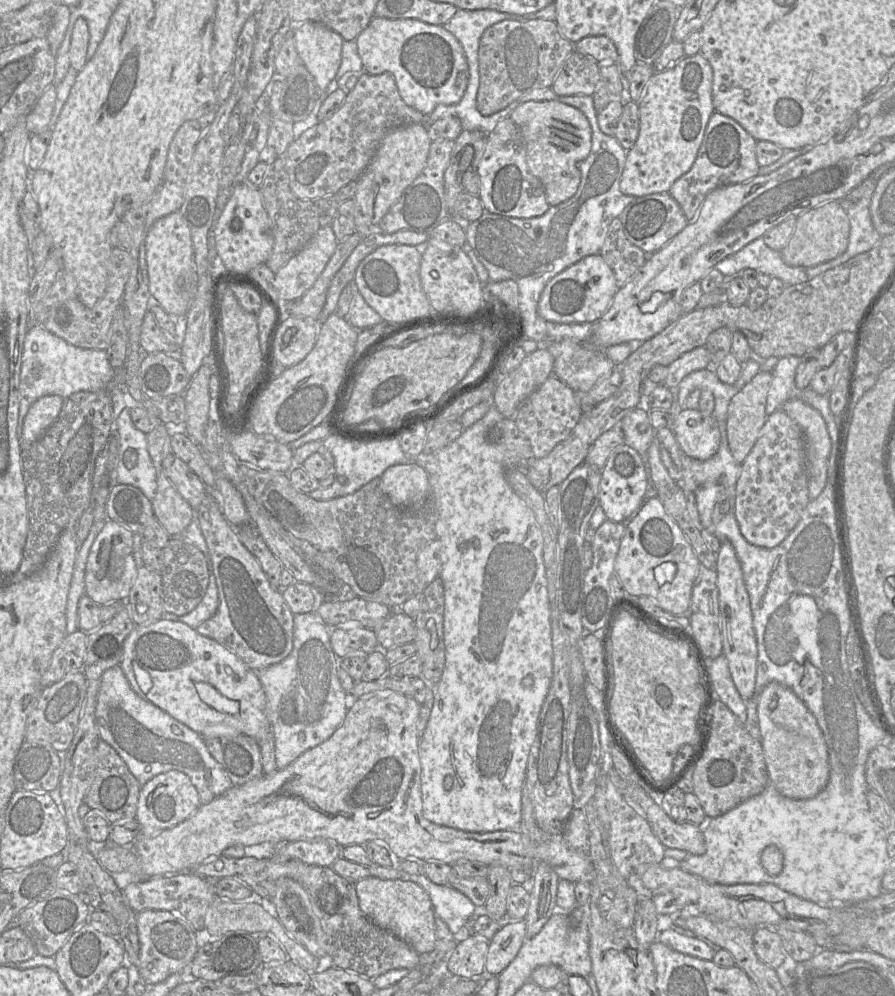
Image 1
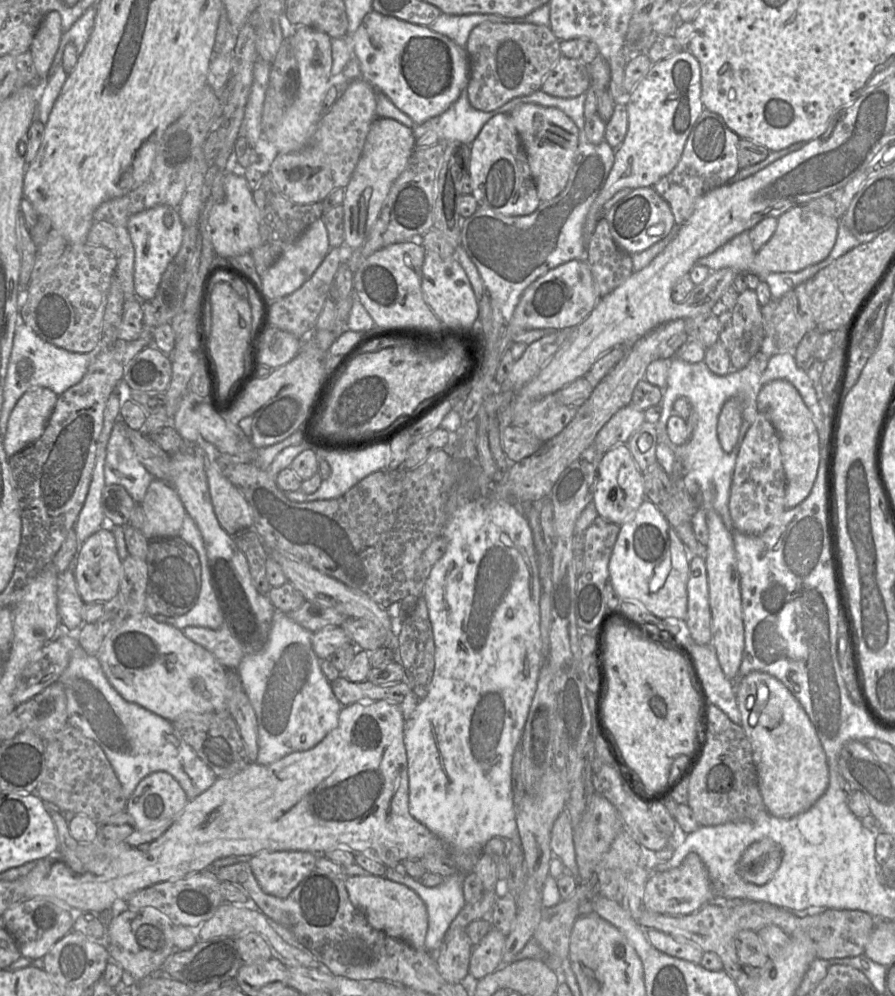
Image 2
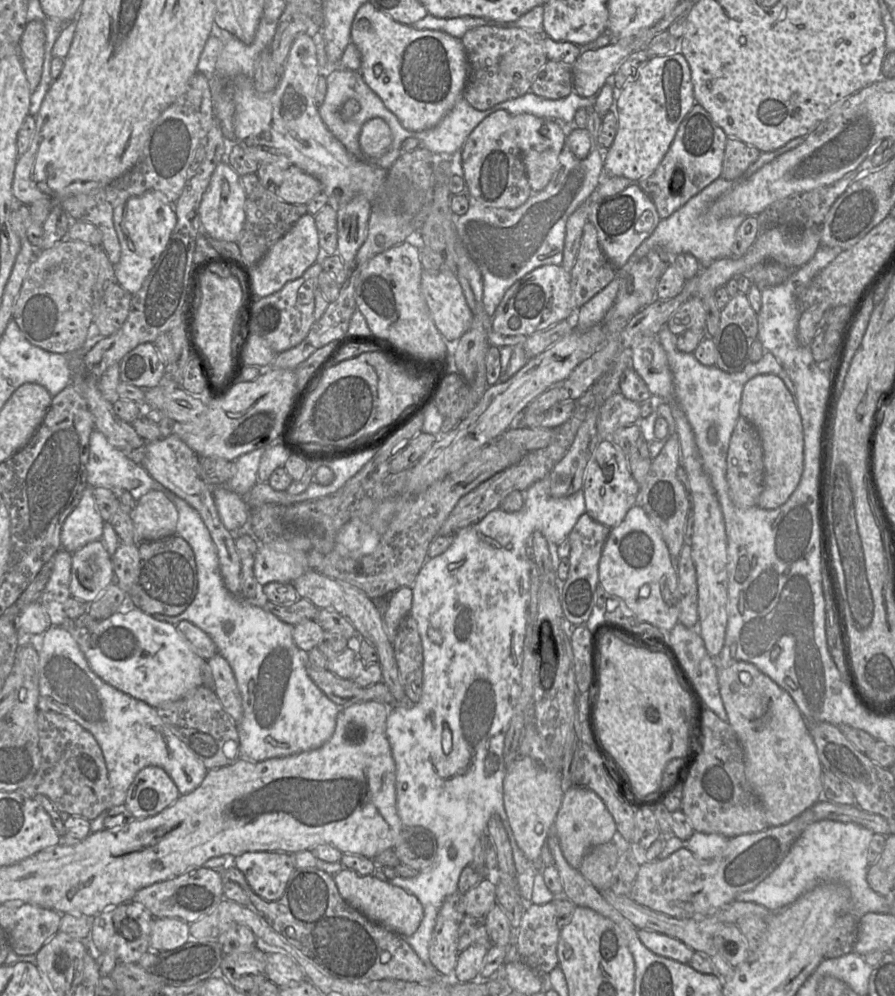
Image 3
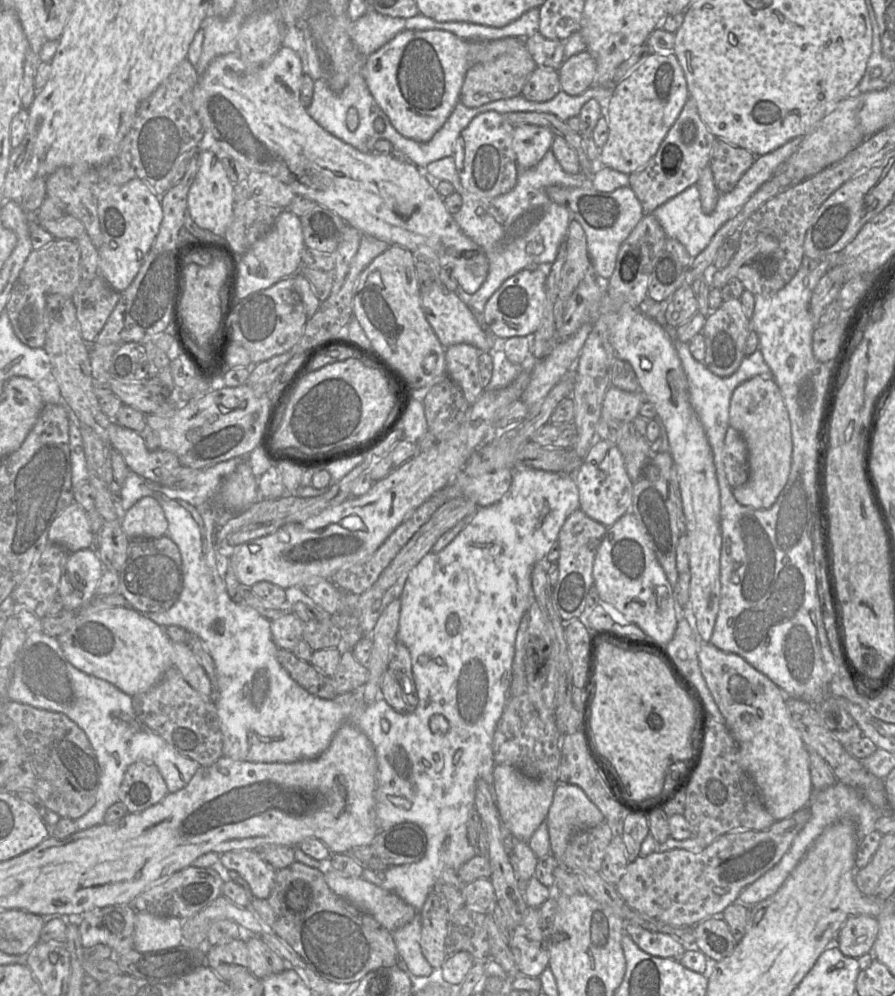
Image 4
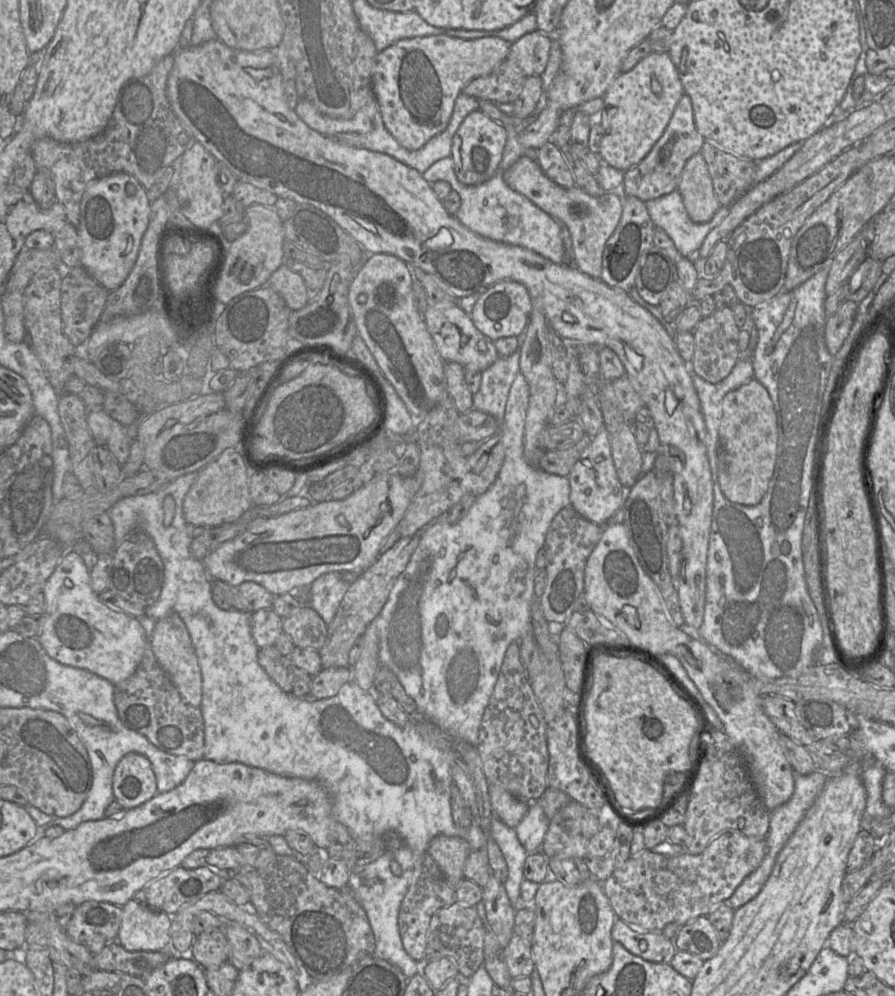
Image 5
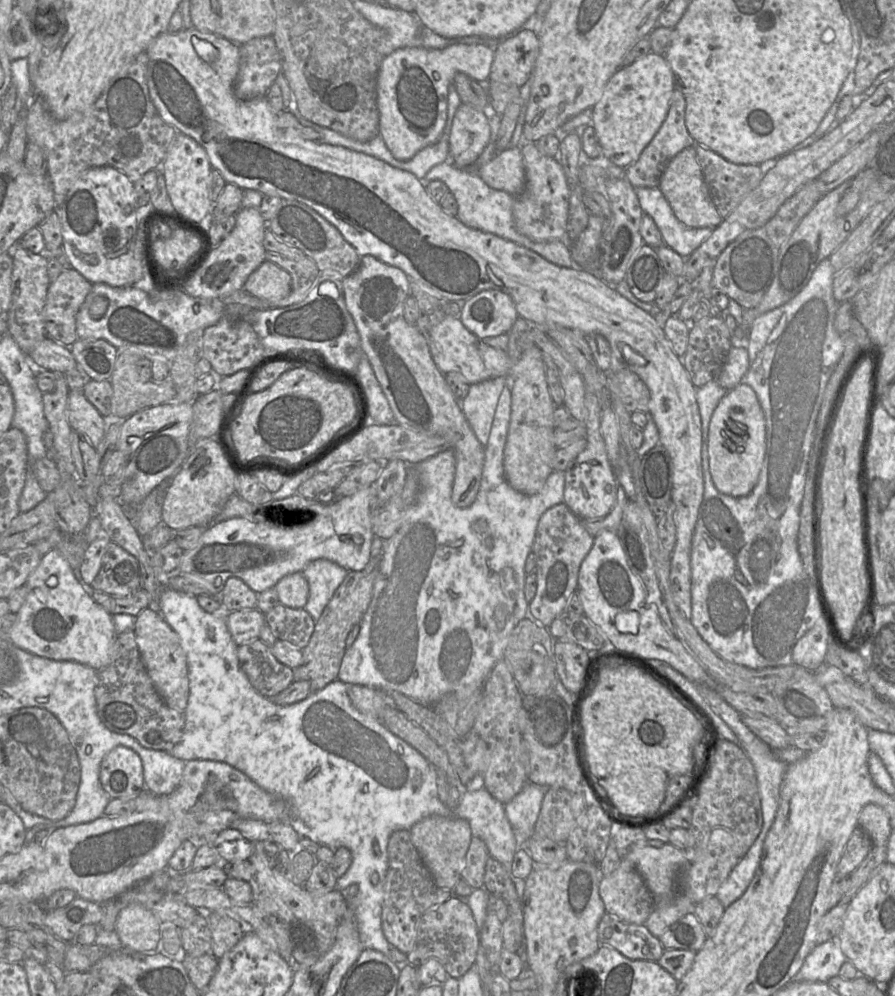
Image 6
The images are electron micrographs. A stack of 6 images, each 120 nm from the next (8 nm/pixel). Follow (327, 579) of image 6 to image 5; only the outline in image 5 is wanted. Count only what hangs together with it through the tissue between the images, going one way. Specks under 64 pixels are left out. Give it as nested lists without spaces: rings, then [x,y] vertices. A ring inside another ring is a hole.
[[[335,572],[321,575],[310,585],[309,605],[327,625],[333,621],[349,585],[341,573]]]

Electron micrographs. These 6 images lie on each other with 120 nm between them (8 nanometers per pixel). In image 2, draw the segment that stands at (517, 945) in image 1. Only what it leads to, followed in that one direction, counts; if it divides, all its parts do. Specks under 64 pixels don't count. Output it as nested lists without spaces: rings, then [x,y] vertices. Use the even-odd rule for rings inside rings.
[[[492,928],[474,945],[469,962],[469,975],[479,980],[502,966],[502,951],[506,935]]]

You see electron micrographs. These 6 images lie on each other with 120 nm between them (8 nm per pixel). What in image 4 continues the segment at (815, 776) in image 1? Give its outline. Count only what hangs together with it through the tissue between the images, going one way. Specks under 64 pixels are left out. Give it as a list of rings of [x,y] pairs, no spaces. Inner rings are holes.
[[[710,642],[701,643],[698,660],[705,682],[736,741],[742,766],[756,784],[767,811],[775,820],[783,820],[808,806],[814,792],[808,748],[789,716],[784,692],[742,657],[723,652]]]

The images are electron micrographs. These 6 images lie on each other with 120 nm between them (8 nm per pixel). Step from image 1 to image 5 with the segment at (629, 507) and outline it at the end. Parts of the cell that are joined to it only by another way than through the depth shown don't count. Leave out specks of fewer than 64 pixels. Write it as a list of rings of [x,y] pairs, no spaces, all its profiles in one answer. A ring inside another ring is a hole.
[[[606,427],[593,437],[567,476],[570,482],[570,506],[585,519],[597,524],[605,523],[623,508],[625,490],[614,465],[610,433]]]

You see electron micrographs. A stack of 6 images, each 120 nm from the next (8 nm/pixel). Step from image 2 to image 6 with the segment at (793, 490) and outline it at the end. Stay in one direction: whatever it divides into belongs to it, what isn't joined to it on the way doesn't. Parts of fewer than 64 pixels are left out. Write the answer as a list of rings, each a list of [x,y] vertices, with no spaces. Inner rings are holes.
[[[740,383],[719,401],[708,433],[709,469],[715,487],[731,497],[744,497],[756,486],[766,453],[766,421],[755,391]]]

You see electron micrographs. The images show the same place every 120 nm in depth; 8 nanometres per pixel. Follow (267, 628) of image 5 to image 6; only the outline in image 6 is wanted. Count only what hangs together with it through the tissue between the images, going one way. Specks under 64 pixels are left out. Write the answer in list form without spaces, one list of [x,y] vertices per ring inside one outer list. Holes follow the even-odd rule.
[[[256,608],[230,612],[226,623],[233,641],[239,646],[259,639],[266,620],[265,614]]]

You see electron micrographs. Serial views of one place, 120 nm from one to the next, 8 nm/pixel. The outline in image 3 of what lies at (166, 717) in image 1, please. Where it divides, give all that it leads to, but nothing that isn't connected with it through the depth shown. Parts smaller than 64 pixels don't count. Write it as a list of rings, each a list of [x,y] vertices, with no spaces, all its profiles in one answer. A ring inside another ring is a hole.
[[[50,626],[43,633],[38,652],[39,710],[65,715],[89,731],[98,742],[111,785],[110,808],[124,804],[137,773],[147,766],[161,767],[172,778],[180,795],[196,790],[208,769],[171,731],[156,707],[106,683],[91,669],[77,639],[63,626]]]

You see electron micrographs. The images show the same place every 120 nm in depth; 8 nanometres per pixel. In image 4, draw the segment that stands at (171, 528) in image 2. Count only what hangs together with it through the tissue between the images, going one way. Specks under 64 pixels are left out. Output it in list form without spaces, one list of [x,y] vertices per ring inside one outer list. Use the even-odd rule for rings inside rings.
[[[143,497],[121,516],[121,528],[132,539],[154,539],[165,536],[168,521],[159,502]]]

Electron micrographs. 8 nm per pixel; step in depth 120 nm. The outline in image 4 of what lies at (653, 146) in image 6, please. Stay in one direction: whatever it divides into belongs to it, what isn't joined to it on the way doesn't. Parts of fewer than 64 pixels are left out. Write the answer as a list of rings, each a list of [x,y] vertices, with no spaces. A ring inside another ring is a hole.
[[[688,98],[655,155],[642,168],[629,174],[628,186],[639,200],[644,215],[652,214],[657,207],[697,183],[702,169],[710,165],[715,139],[701,119],[695,100]]]

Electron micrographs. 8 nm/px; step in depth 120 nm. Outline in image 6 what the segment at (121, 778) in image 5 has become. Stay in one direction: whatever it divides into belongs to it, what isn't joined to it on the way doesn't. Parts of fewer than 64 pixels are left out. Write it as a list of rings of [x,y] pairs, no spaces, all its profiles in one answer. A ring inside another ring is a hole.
[[[117,746],[102,759],[99,780],[112,799],[130,799],[145,790],[143,765],[132,749]]]

